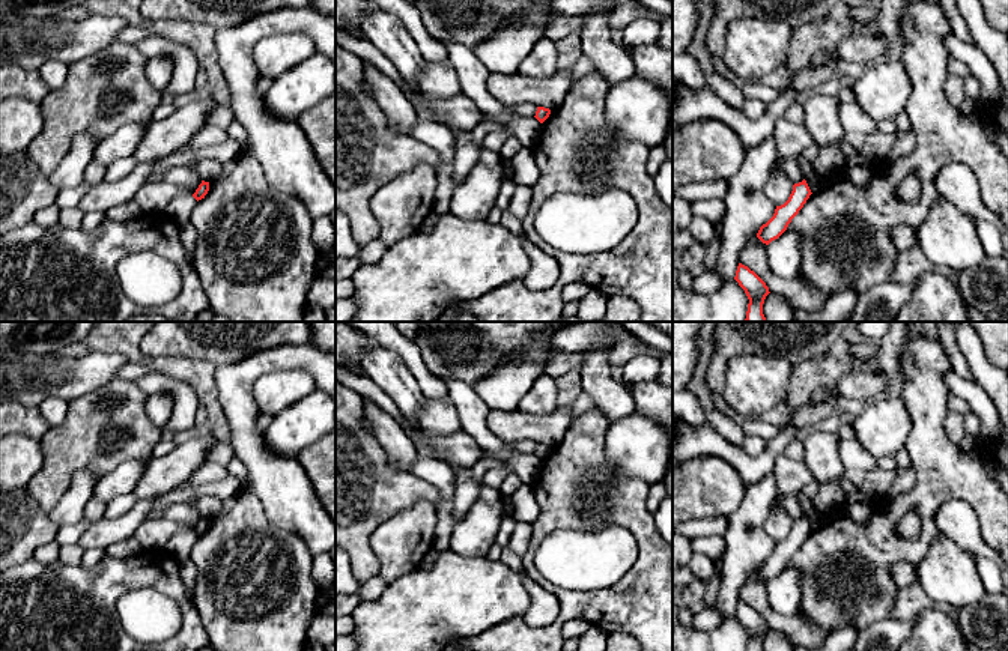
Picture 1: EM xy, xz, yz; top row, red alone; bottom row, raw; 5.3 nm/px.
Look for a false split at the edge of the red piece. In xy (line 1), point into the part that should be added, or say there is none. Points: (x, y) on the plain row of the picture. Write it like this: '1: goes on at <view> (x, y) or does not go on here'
1: does not go on here

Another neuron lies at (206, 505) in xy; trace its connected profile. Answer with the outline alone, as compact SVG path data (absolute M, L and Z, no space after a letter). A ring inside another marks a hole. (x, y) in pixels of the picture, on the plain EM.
M209 495L200 496L196 501L196 508L205 519L212 519L220 511L221 505L223 505L221 499Z

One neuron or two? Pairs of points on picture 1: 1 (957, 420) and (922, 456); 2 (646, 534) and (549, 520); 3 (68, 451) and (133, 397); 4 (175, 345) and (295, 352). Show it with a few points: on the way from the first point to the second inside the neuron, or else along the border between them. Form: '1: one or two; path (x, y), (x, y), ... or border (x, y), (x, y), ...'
1: two; border (948, 409), (944, 418), (944, 432), (957, 445)
2: one; path (628, 584), (611, 600), (567, 600), (530, 570)
3: one; path (85, 441), (116, 414)
4: two; border (295, 343), (271, 346), (227, 364)

